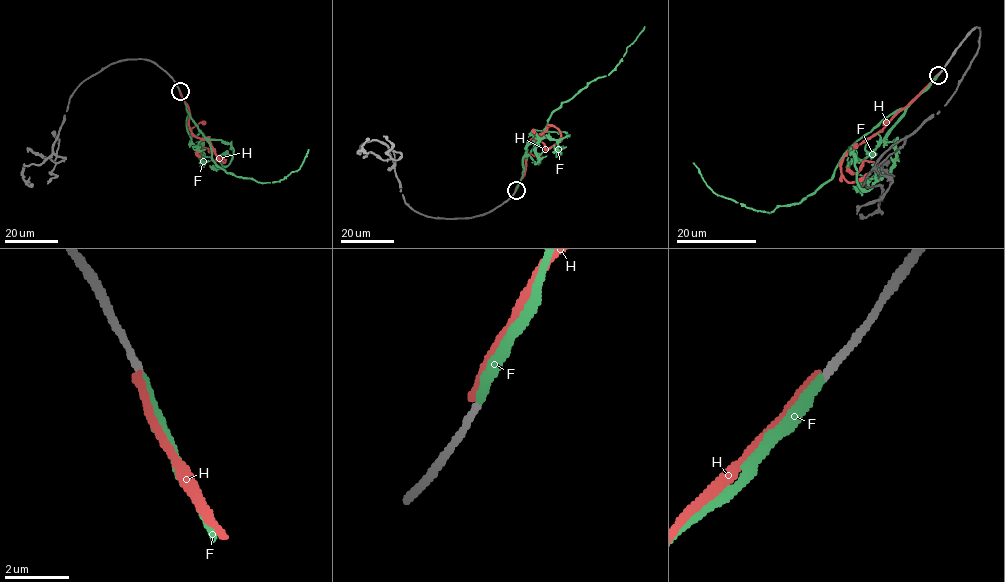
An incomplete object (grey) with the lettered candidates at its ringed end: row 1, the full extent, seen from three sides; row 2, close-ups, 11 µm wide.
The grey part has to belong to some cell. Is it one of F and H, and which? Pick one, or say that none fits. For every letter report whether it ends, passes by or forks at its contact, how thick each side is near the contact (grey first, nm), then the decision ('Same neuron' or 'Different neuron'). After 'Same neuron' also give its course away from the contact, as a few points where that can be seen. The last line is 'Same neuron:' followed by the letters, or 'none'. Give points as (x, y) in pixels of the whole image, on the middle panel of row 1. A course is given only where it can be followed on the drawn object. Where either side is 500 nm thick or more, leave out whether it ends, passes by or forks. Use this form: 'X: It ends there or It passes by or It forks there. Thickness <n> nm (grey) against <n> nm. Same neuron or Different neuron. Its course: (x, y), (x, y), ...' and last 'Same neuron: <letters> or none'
F: It ends there. Thickness 260 nm (grey) against 280 nm. Same neuron. Its course: (515, 190), (528, 153), (551, 114), (588, 84), (609, 75), (645, 26)
H: It ends there. Thickness 260 nm (grey) against 280 nm. Different neuron
Same neuron: F

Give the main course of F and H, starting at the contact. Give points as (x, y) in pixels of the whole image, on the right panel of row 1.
F: (938, 74), (909, 104), (864, 134), (832, 176), (800, 202), (770, 212), (756, 210), (717, 195), (692, 162)
H: (938, 74), (844, 157), (841, 174), (860, 181), (876, 164), (865, 160), (857, 172), (847, 165)

